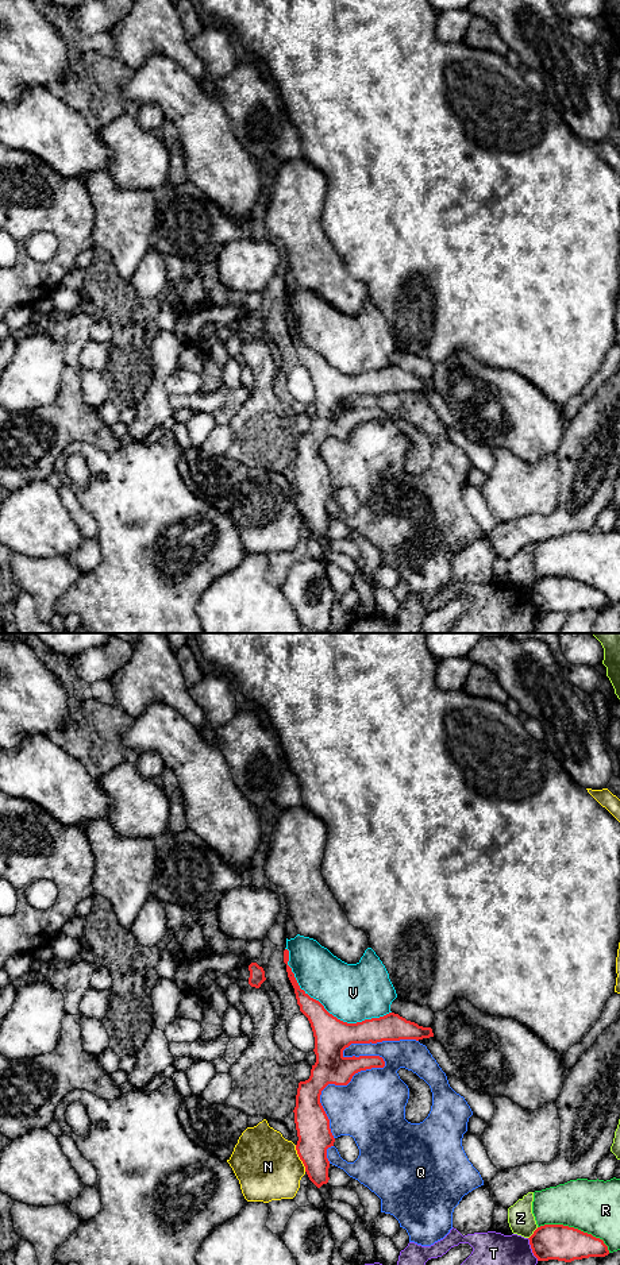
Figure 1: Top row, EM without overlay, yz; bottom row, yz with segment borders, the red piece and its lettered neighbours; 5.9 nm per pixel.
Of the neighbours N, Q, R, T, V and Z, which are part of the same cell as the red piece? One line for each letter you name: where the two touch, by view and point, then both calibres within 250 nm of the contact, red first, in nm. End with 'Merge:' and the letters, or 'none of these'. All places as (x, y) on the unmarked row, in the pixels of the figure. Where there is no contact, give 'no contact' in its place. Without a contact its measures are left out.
Merge: none of these

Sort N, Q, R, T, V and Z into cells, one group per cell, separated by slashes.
N / Q / R / T / V / Z

